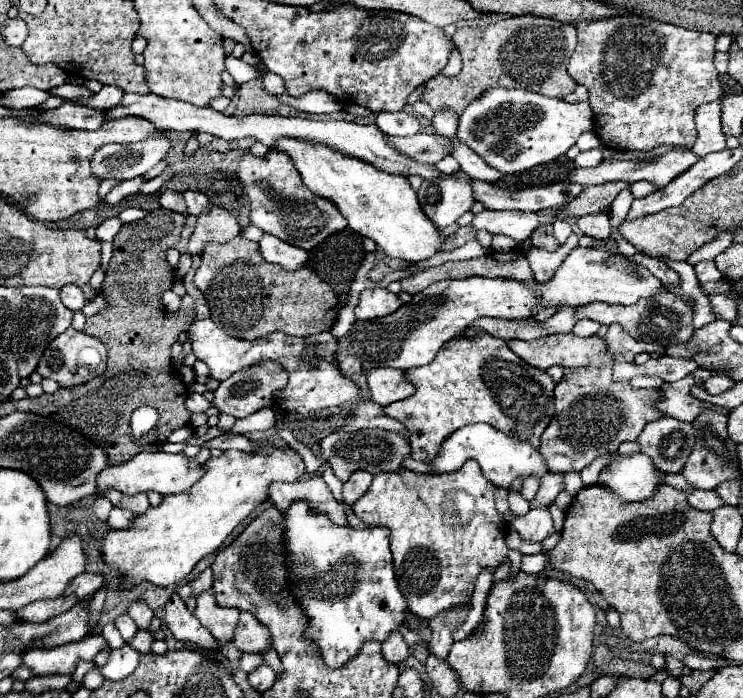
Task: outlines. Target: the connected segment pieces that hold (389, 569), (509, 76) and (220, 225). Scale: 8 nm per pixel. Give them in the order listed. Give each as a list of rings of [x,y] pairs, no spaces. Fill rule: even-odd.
[[[294,503],[286,515],[286,545],[290,551],[290,579],[294,583],[294,591],[298,595],[298,603],[306,607],[306,615],[310,617],[310,627],[306,635],[316,641],[324,661],[328,667],[342,667],[346,659],[358,653],[358,647],[368,641],[384,641],[388,633],[396,631],[398,625],[404,623],[404,613],[408,611],[406,599],[402,597],[394,567],[392,555],[388,547],[390,529],[386,527],[368,527],[368,529],[354,529],[336,525],[324,515],[310,509],[306,503]]]
[[[514,15],[500,19],[490,25],[480,25],[480,27],[460,27],[454,33],[454,43],[462,55],[462,71],[456,77],[444,77],[436,75],[426,83],[422,99],[430,103],[434,111],[448,107],[454,113],[462,113],[474,99],[482,95],[482,91],[492,89],[492,87],[508,87],[508,89],[528,89],[540,95],[548,97],[558,97],[562,99],[564,95],[574,93],[576,81],[566,73],[568,59],[576,49],[576,25],[572,23],[560,23],[550,17],[540,17],[540,15]]]
[[[210,203],[210,211],[198,215],[196,229],[188,243],[188,253],[190,255],[202,253],[202,247],[206,243],[210,243],[210,241],[224,243],[224,241],[234,239],[238,233],[240,233],[240,225],[238,225],[236,215],[224,207]]]

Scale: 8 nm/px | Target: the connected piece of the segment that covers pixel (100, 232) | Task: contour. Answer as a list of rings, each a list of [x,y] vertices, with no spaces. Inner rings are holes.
[[[112,217],[112,219],[106,219],[98,229],[96,229],[96,239],[100,241],[112,241],[114,235],[118,233],[122,221],[118,217]]]

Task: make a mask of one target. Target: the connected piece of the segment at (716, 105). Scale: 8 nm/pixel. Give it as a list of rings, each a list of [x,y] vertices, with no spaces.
[[[720,99],[696,109],[696,131],[698,138],[692,151],[700,157],[726,149],[726,137],[720,129]]]

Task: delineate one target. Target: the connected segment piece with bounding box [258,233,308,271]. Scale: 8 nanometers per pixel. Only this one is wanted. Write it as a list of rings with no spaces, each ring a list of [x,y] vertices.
[[[264,233],[264,237],[260,239],[258,245],[260,245],[260,253],[266,261],[278,263],[278,265],[286,267],[288,271],[294,271],[294,269],[302,267],[308,259],[308,251],[304,251],[300,247],[294,247],[290,243],[284,243],[270,233]]]

